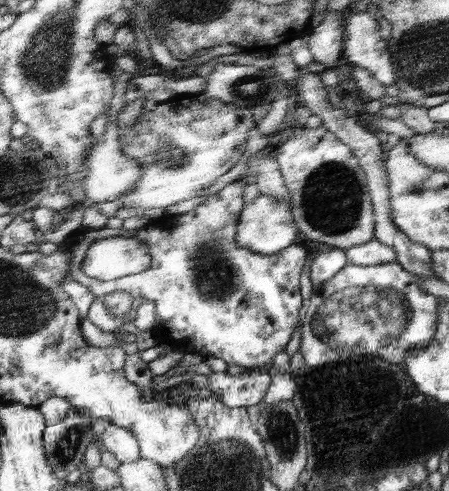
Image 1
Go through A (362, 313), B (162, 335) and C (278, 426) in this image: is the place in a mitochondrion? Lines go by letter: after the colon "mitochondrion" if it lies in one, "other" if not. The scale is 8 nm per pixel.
A: mitochondrion
B: other
C: mitochondrion

